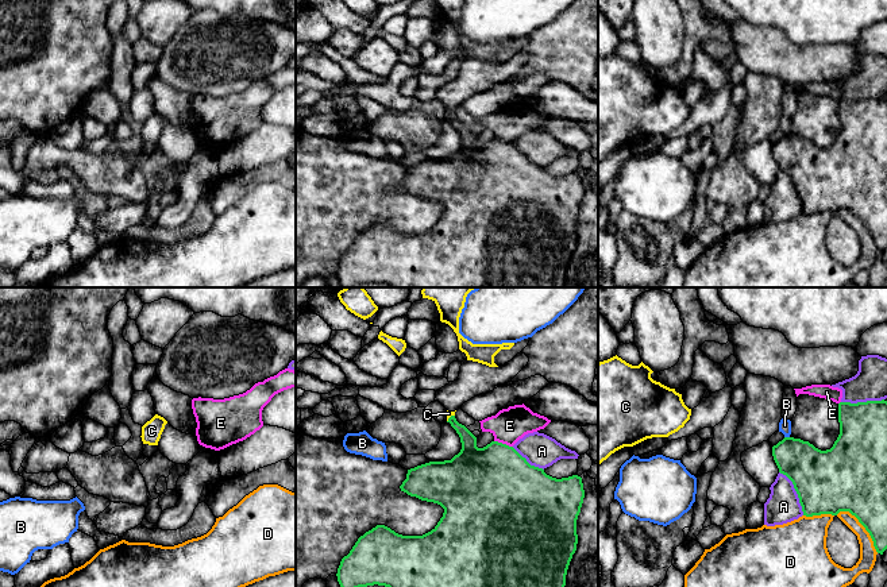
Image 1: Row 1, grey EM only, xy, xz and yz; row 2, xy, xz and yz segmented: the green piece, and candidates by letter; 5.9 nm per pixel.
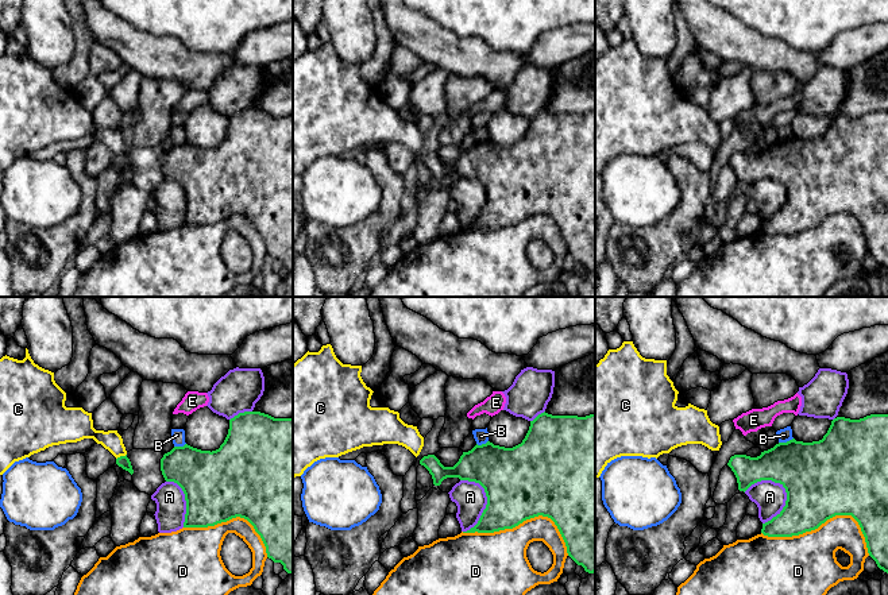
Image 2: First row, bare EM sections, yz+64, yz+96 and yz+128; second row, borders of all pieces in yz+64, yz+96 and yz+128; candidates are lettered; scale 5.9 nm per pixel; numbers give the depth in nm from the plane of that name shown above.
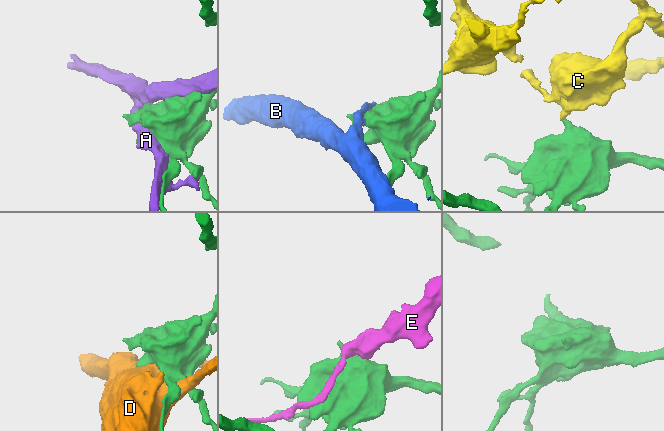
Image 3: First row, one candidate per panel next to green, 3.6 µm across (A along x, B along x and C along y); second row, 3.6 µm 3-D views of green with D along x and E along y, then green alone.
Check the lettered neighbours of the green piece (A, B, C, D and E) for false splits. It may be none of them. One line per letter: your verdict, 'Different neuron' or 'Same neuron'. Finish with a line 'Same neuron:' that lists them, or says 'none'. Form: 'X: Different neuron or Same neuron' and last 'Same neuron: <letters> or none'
A: Different neuron
B: Different neuron
C: Different neuron
D: Different neuron
E: Different neuron
Same neuron: none

